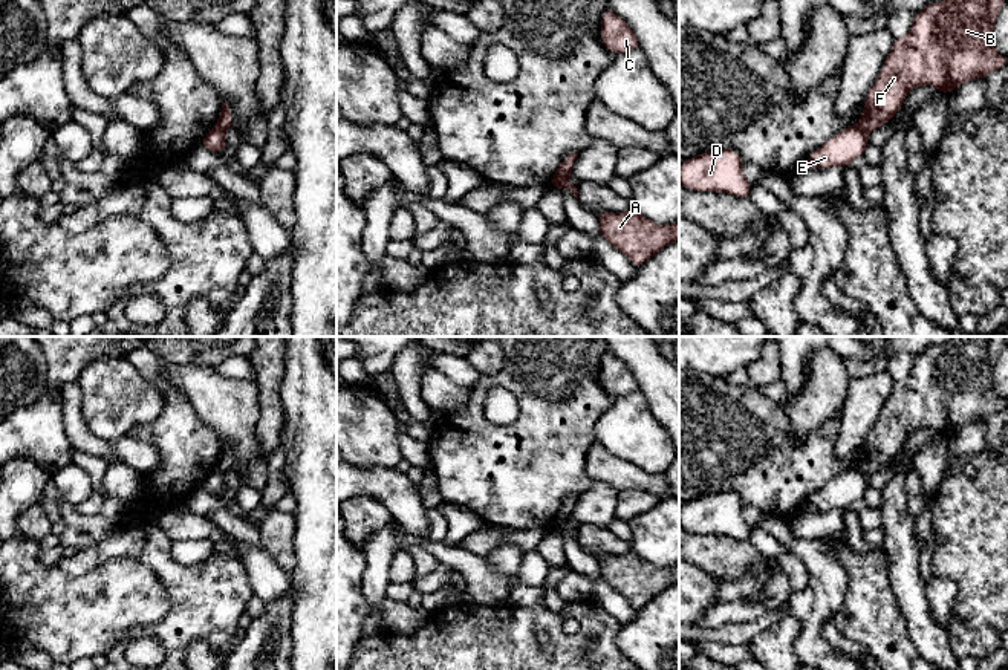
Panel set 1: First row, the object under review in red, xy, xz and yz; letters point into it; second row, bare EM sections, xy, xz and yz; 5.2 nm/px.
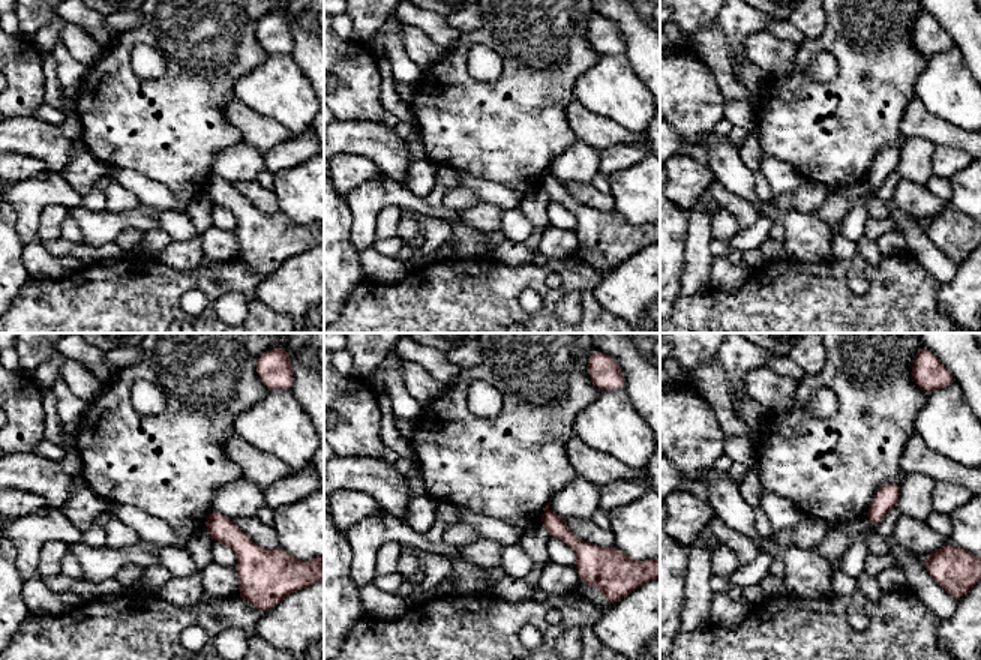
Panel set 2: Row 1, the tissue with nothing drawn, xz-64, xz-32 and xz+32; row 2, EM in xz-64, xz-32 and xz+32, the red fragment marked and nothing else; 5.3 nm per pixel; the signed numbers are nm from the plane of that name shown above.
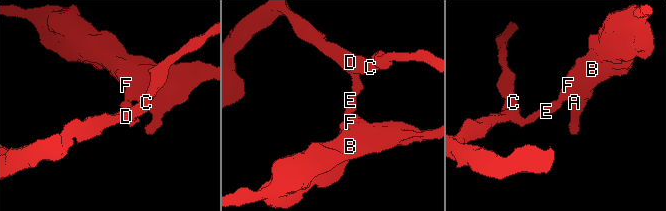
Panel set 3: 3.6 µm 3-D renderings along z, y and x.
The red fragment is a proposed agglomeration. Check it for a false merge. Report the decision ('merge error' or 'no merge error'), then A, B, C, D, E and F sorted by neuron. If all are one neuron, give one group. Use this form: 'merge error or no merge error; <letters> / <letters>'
merge error; A B F / C D E

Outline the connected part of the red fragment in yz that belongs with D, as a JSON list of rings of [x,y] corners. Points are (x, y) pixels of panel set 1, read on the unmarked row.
[[[733,491],[699,496],[679,509],[679,526],[693,534],[728,535],[748,542],[753,525],[745,522],[742,505]]]

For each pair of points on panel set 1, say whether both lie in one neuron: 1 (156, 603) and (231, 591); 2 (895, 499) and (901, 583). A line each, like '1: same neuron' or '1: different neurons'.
1: different neurons
2: same neuron

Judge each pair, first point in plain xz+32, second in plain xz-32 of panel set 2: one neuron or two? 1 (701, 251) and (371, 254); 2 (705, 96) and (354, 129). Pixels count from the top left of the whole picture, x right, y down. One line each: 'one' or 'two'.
1: two
2: two

